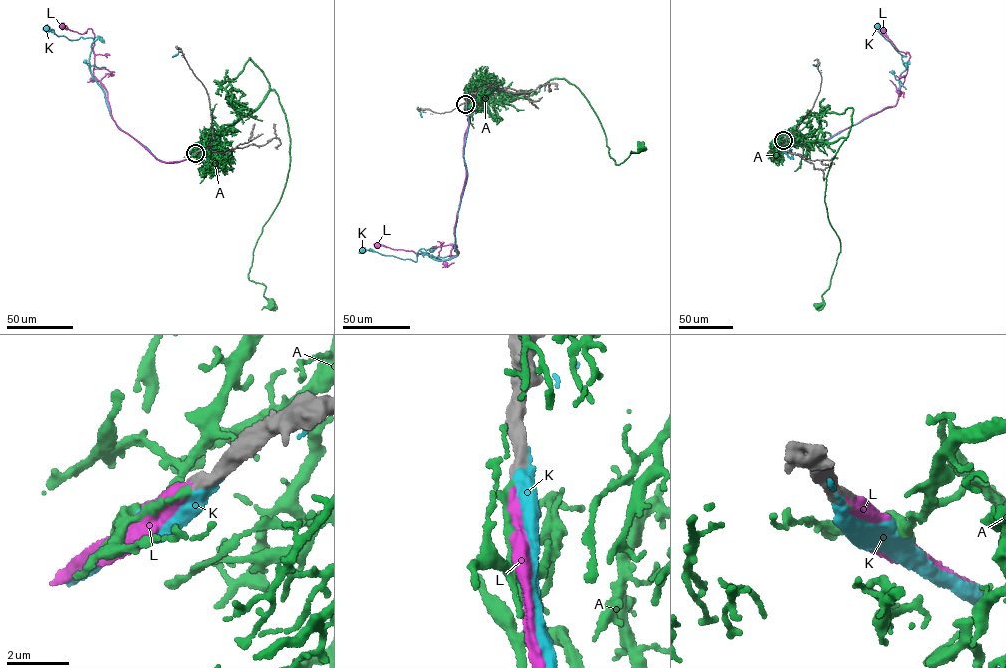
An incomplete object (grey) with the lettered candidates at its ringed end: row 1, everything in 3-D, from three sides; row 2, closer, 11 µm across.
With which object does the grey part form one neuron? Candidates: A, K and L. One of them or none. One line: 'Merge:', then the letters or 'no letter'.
Merge: L

